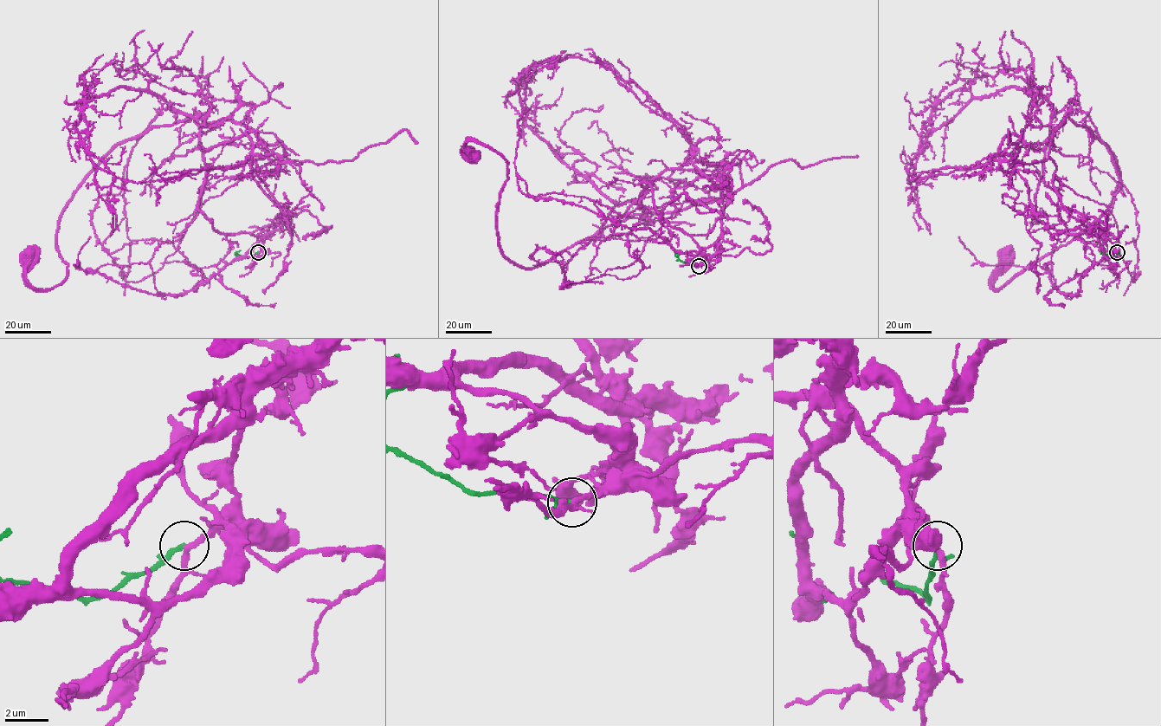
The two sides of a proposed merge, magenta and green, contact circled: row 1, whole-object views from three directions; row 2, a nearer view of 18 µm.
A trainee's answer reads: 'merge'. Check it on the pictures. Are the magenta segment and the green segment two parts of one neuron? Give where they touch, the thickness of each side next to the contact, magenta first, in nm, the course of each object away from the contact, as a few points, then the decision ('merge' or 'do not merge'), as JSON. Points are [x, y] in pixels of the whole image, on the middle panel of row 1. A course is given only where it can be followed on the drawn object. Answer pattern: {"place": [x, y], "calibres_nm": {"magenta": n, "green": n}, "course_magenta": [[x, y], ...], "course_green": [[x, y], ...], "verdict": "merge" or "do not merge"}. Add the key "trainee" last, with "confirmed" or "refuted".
{"place": [699, 266], "calibres_nm": {"magenta": 200, "green": 170}, "course_magenta": [[699, 266], [697, 243], [640, 182], [645, 212], [523, 268], [497, 231], [508, 163], [466, 141], [469, 155]], "course_green": [[699, 266], [680, 262], [675, 255], [676, 250], [680, 252]], "verdict": "do not merge", "trainee": "refuted"}

